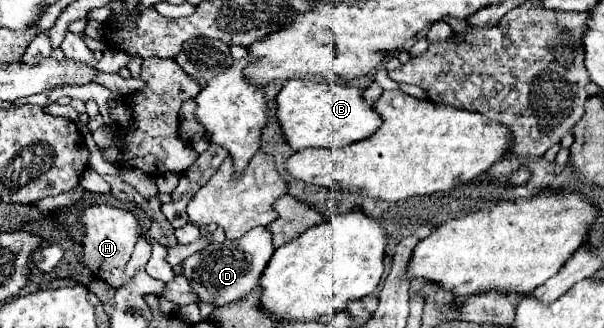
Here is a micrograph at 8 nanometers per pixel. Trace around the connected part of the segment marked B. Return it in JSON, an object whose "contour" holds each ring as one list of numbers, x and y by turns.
{"contour":[[293,78,287,80,277,96,277,118,281,122,285,140,293,150,303,148,343,148,373,136,381,128,381,116,373,112,363,98,365,88,353,84,325,84,315,80]]}

